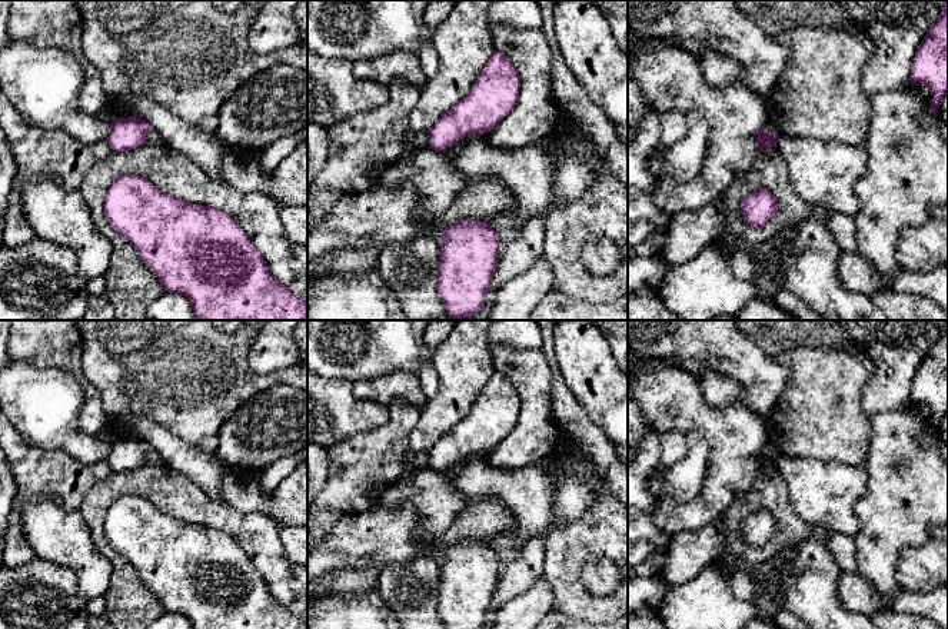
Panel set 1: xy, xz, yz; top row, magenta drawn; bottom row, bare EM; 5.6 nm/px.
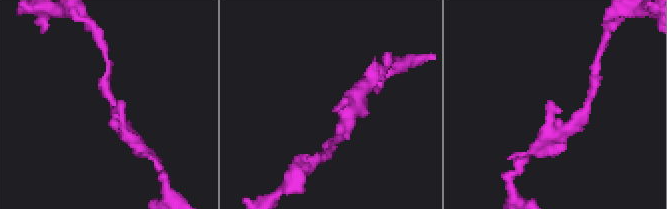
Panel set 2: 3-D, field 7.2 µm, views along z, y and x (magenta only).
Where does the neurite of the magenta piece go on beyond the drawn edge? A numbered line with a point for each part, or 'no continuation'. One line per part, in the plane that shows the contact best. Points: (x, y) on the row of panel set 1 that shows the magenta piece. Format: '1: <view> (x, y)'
no continuation

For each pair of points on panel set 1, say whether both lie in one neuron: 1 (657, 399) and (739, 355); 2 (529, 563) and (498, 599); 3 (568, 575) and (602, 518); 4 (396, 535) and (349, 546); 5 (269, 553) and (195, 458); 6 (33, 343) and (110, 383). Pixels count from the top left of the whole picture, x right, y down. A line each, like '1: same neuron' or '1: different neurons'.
1: different neurons
2: same neuron
3: same neuron
4: same neuron
5: different neurons
6: different neurons

